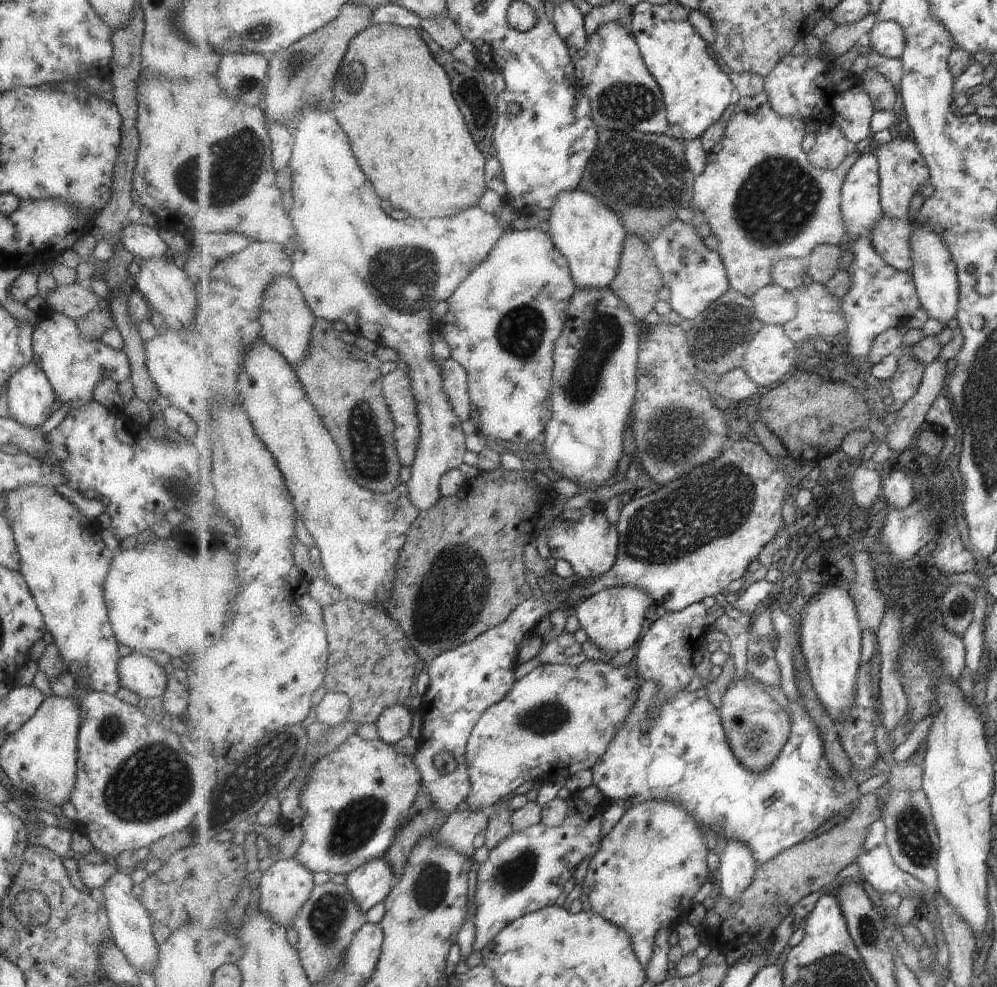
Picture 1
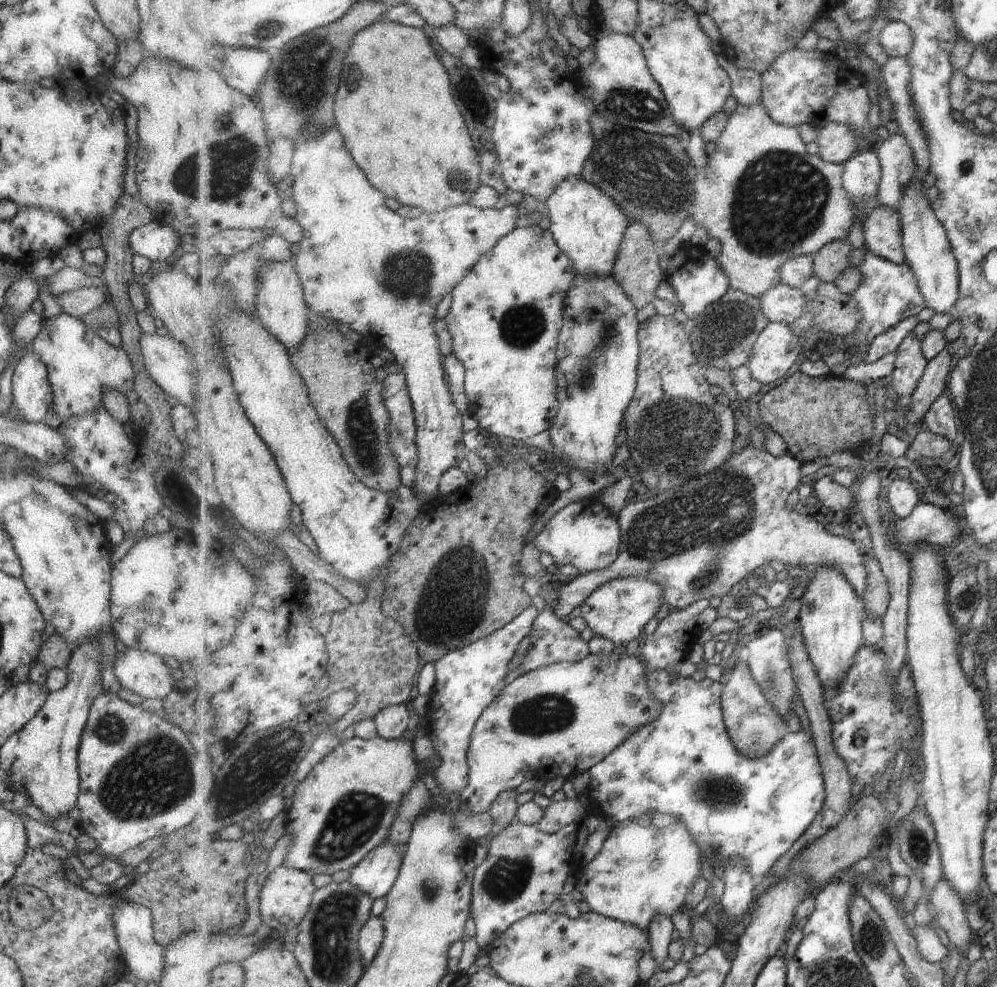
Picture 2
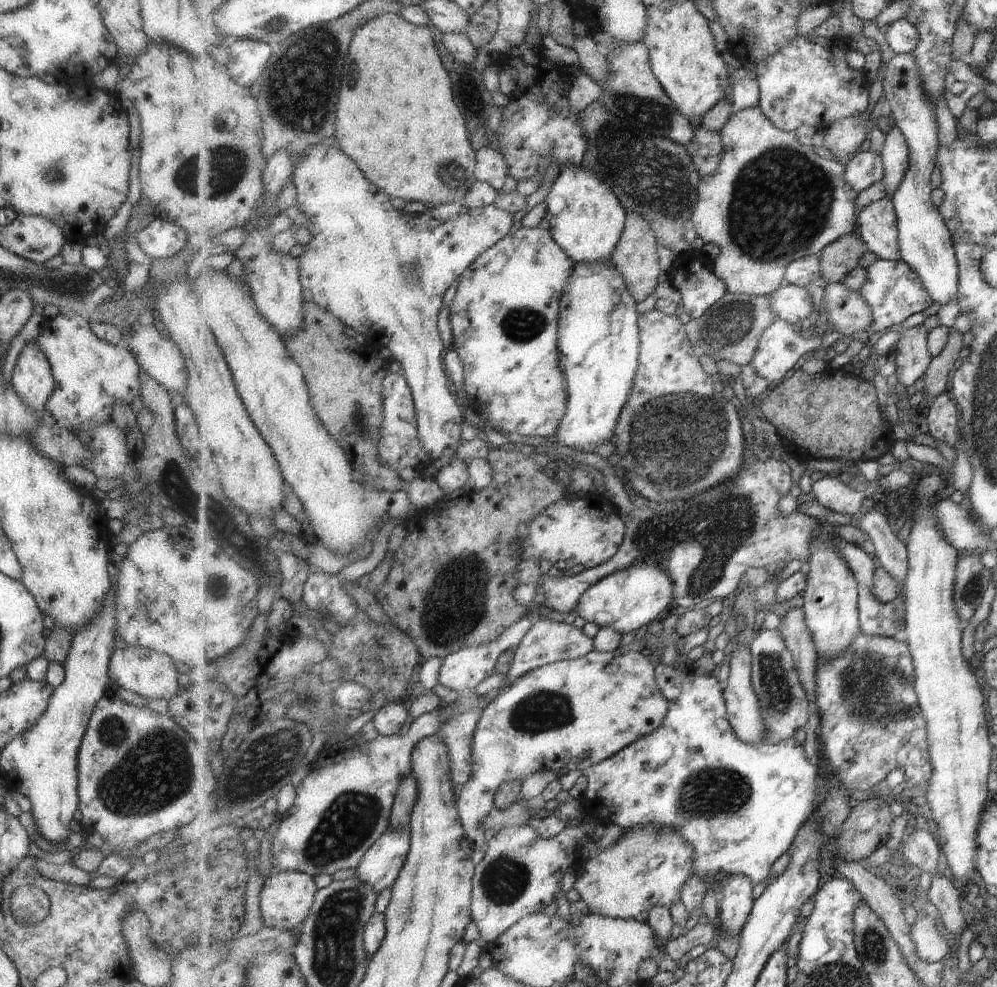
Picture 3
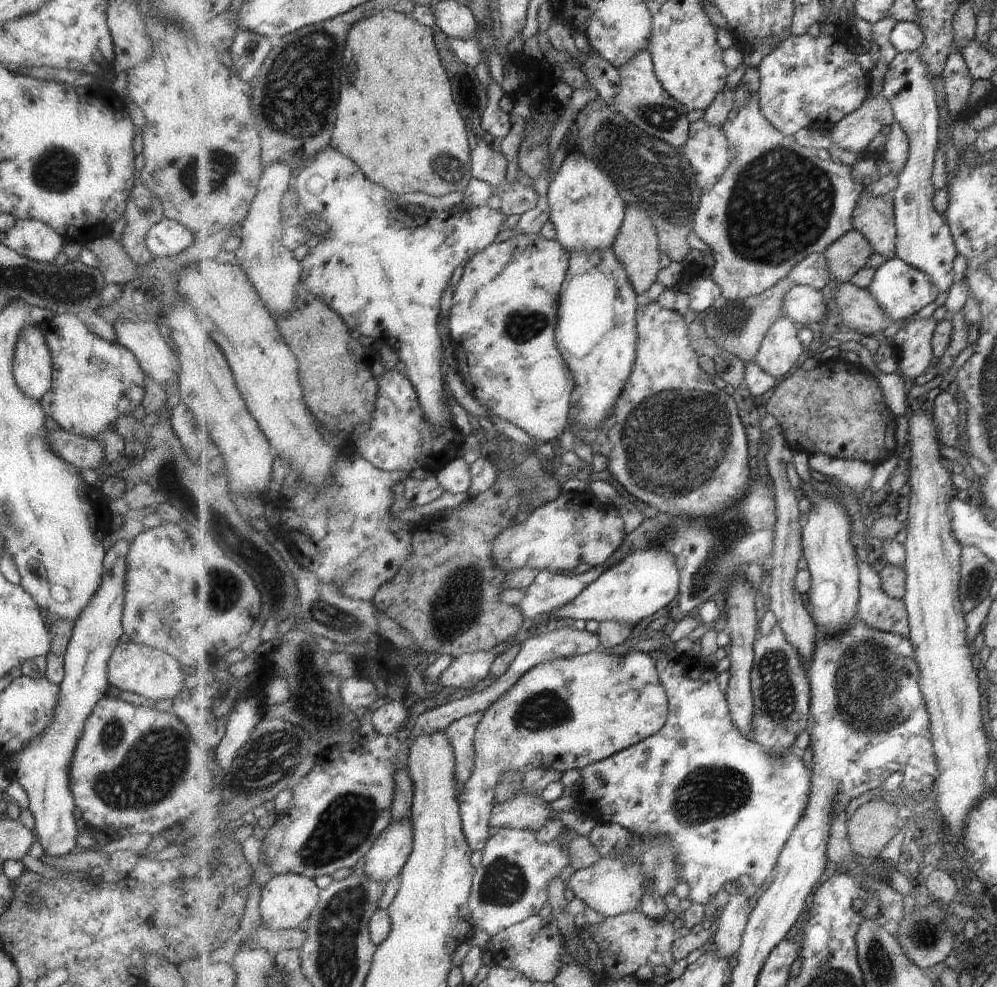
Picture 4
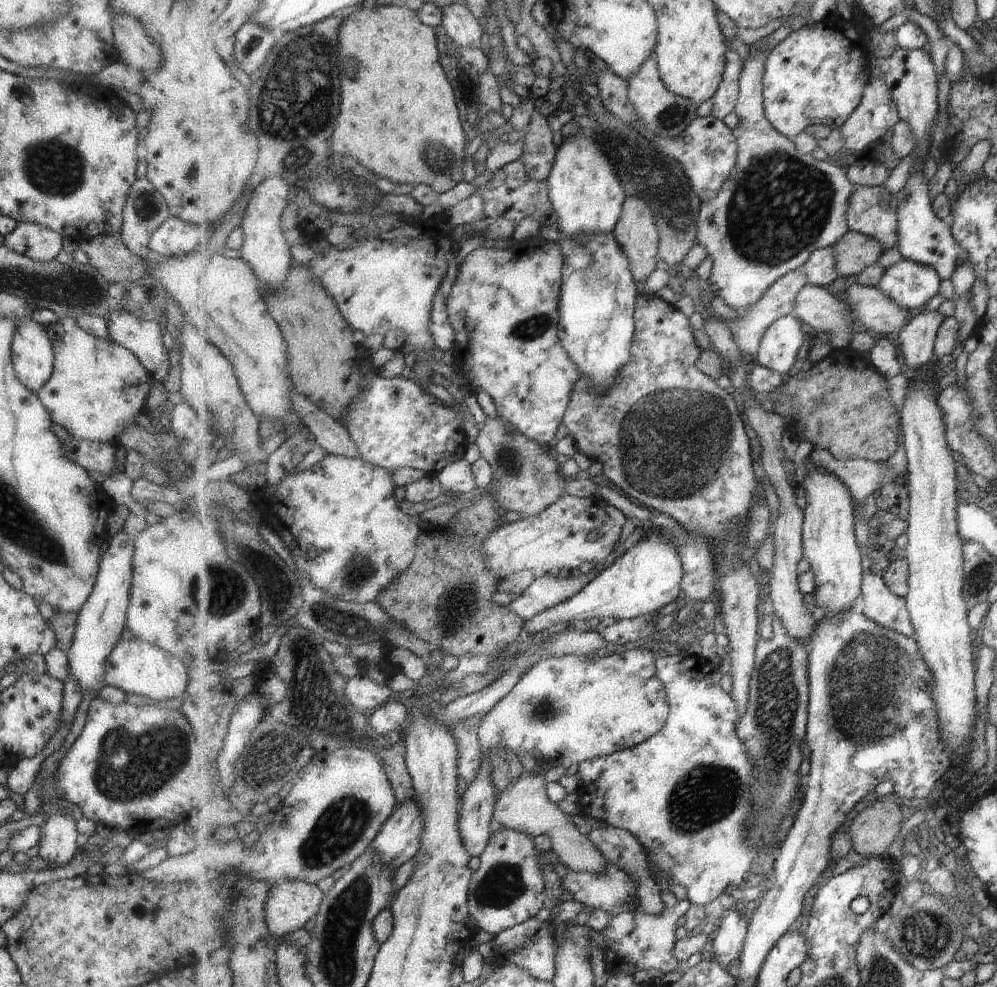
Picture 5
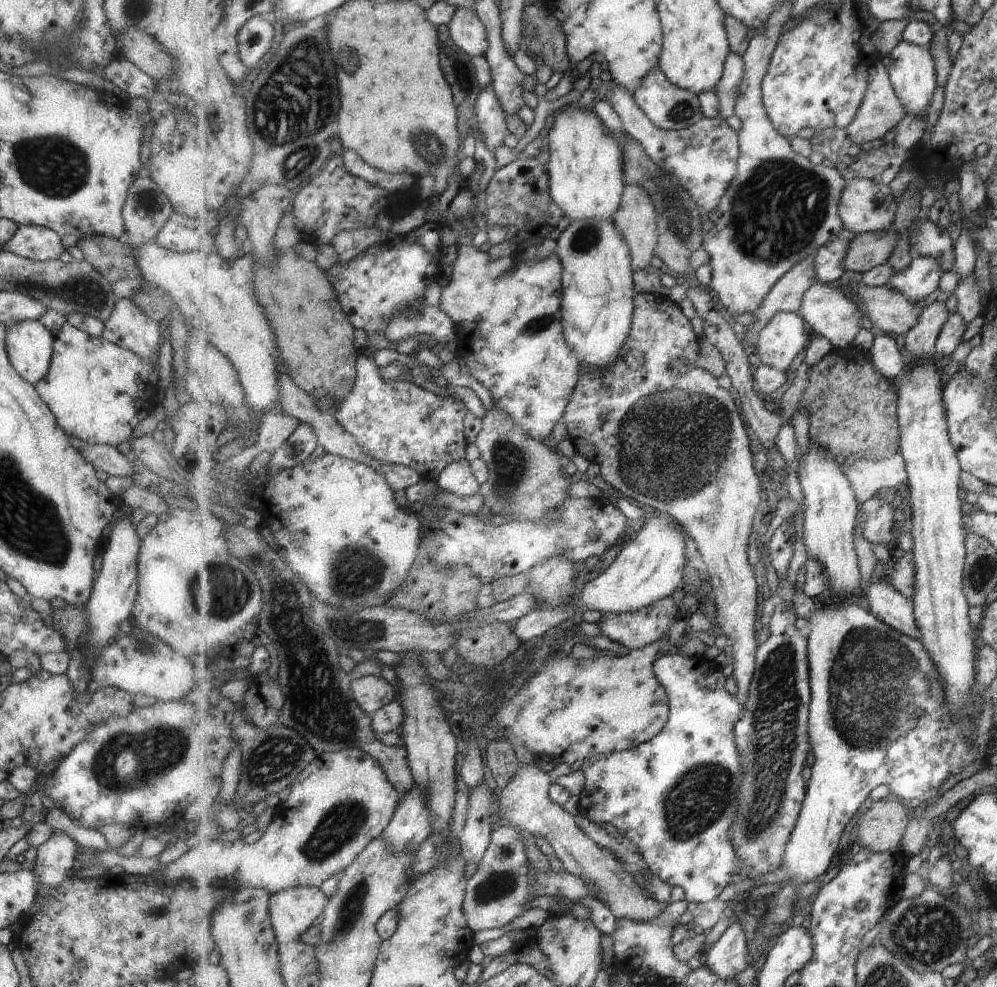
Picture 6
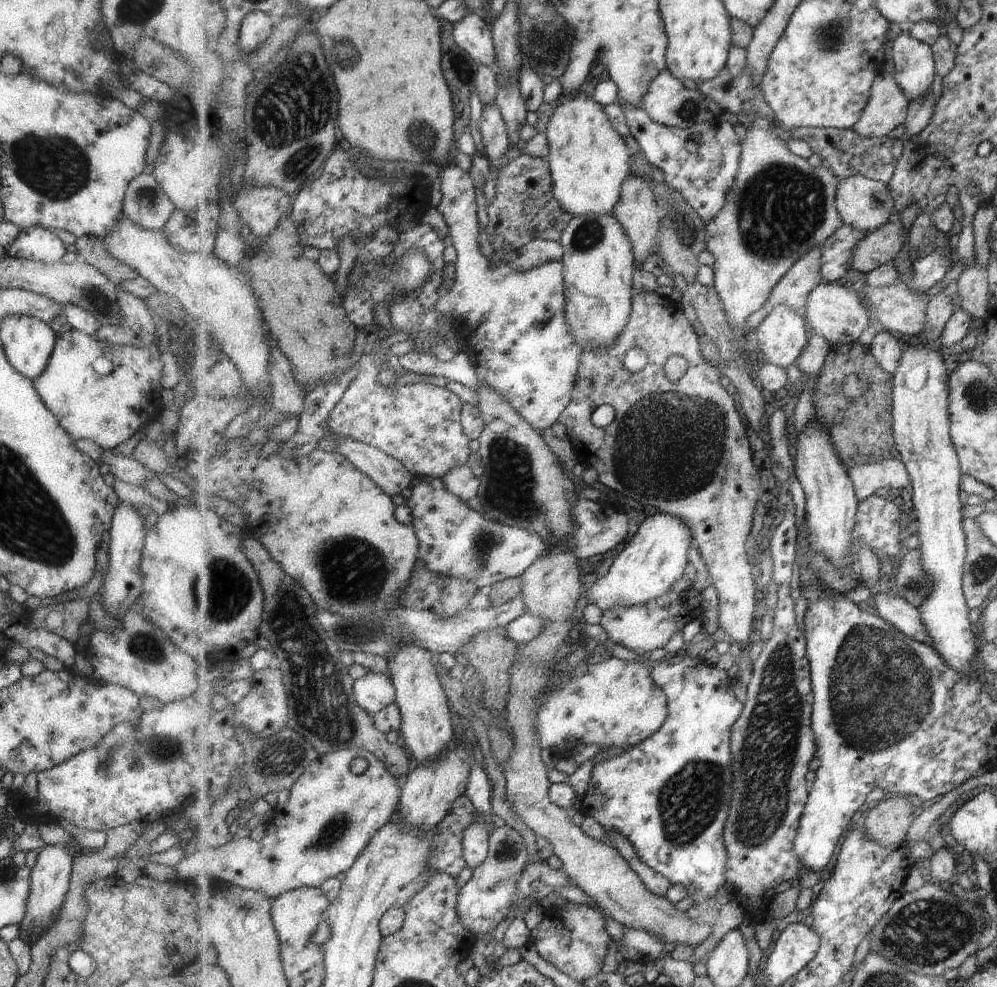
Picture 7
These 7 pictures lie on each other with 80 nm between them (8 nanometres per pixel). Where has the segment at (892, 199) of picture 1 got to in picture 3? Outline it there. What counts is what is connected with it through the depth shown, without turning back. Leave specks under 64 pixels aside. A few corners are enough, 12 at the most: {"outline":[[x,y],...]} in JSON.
{"outline":[[897,126],[885,136],[885,192],[895,194],[910,165],[910,148]]}

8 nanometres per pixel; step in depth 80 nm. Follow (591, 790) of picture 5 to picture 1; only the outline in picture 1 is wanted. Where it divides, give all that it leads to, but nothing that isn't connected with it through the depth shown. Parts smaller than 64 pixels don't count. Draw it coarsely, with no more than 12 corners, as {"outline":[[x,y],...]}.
{"outline":[[657,681],[592,768],[625,812],[676,804],[757,868],[858,807],[800,699],[769,768],[736,757],[707,683]]}

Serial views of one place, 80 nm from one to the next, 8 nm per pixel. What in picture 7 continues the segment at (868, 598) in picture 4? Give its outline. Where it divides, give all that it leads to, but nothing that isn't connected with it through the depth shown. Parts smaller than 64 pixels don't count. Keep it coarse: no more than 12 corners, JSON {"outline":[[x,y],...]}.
{"outline":[[893,588],[873,595],[873,610],[919,642],[934,646],[922,612]]}

